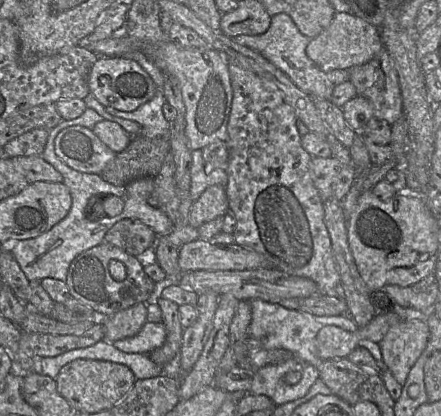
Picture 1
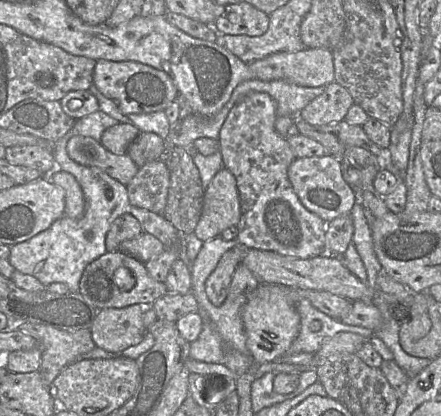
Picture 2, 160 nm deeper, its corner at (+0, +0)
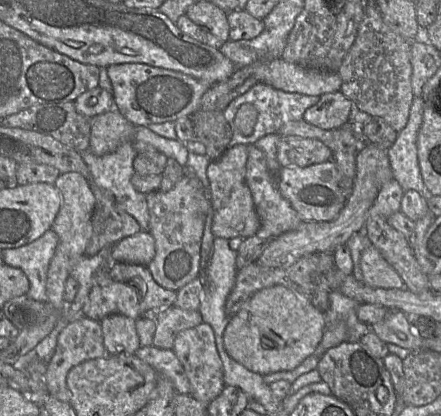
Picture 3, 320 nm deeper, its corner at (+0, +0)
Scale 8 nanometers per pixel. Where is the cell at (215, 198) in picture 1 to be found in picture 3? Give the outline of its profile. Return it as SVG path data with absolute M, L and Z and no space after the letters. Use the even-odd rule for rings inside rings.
M245 182L234 186L224 205L213 216L212 233L217 238L231 239L254 236L260 229L252 194Z

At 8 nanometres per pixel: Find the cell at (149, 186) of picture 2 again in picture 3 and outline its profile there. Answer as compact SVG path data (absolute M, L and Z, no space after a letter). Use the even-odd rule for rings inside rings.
M185 176L167 191L146 194L150 215L148 231L155 240L156 253L147 265L162 287L177 291L201 274L200 249L206 216L211 208L206 190L195 187Z

